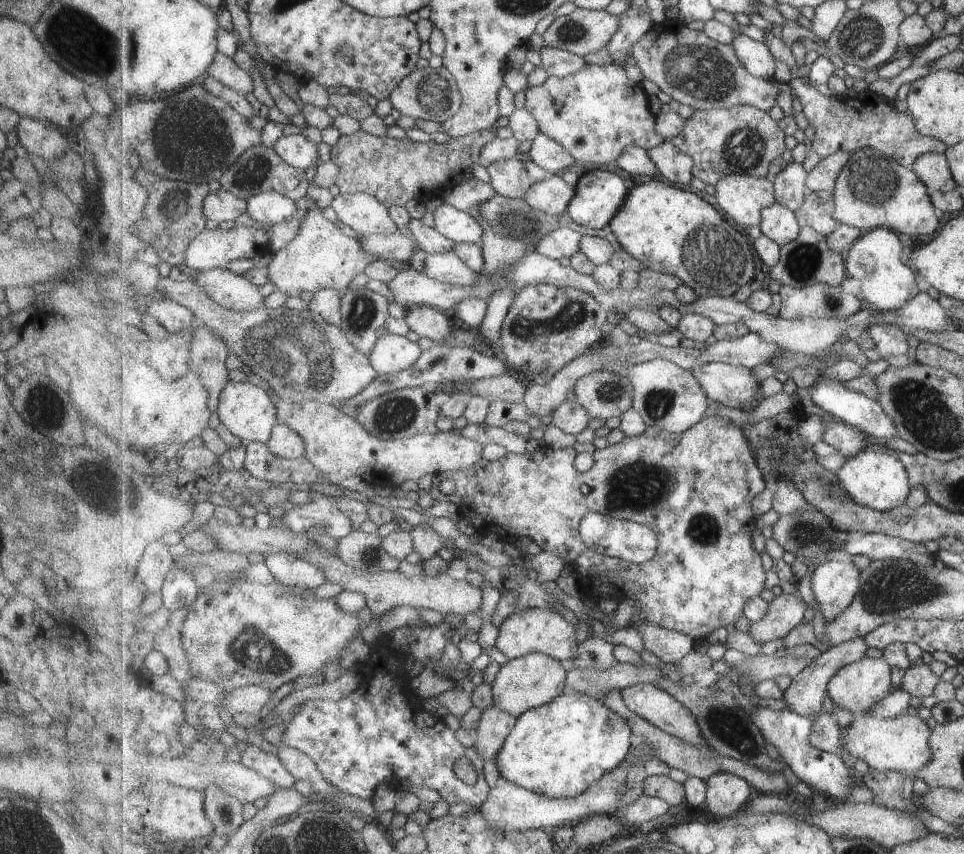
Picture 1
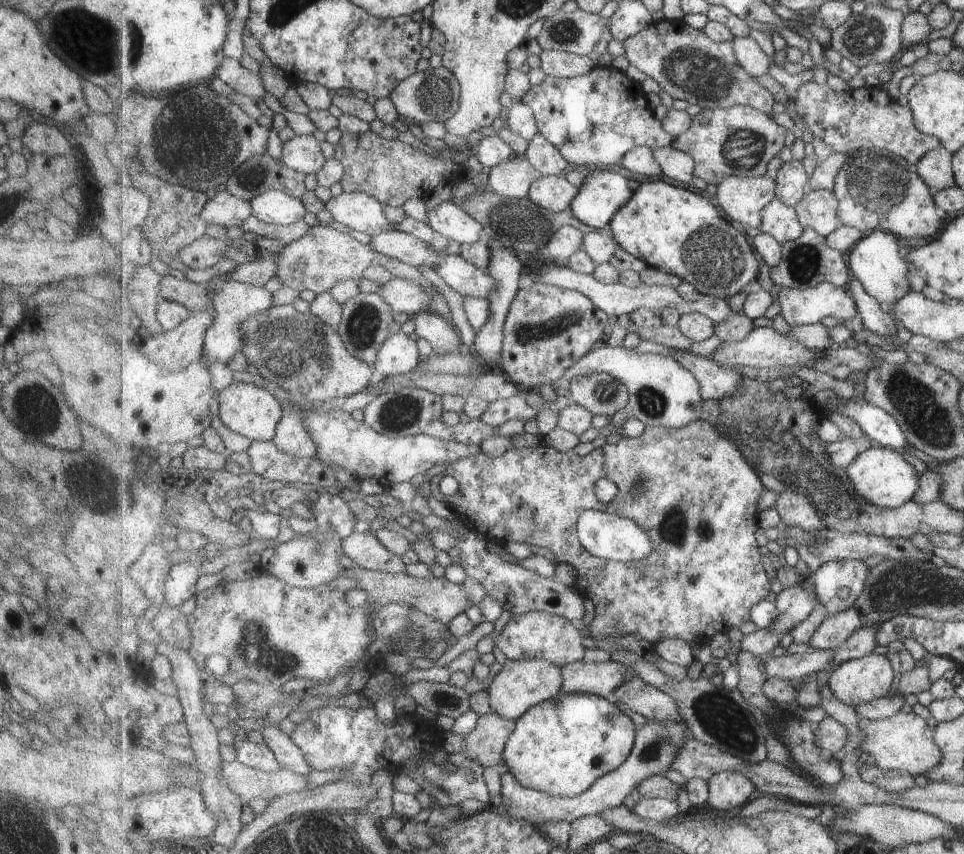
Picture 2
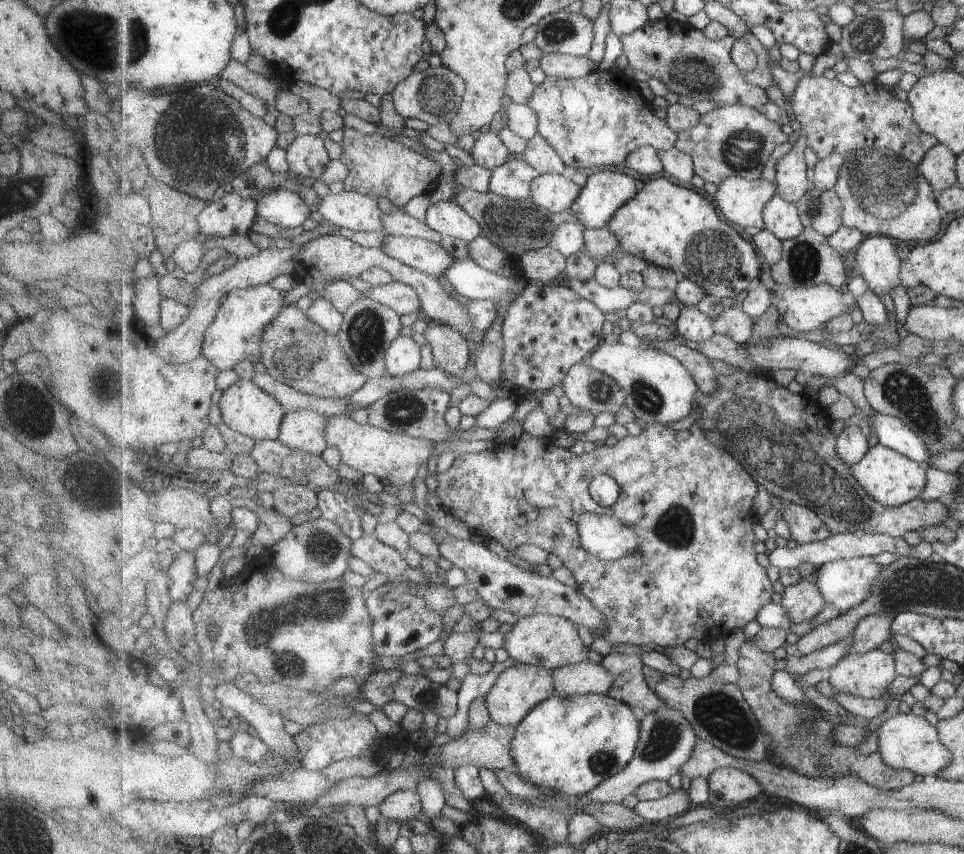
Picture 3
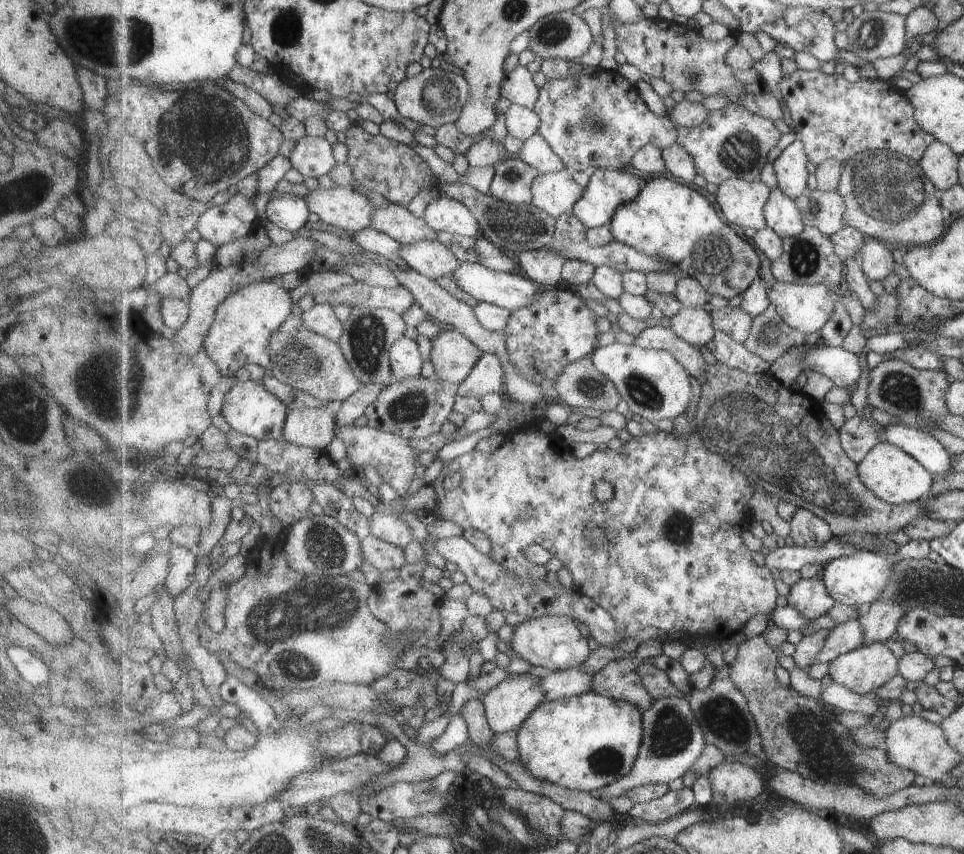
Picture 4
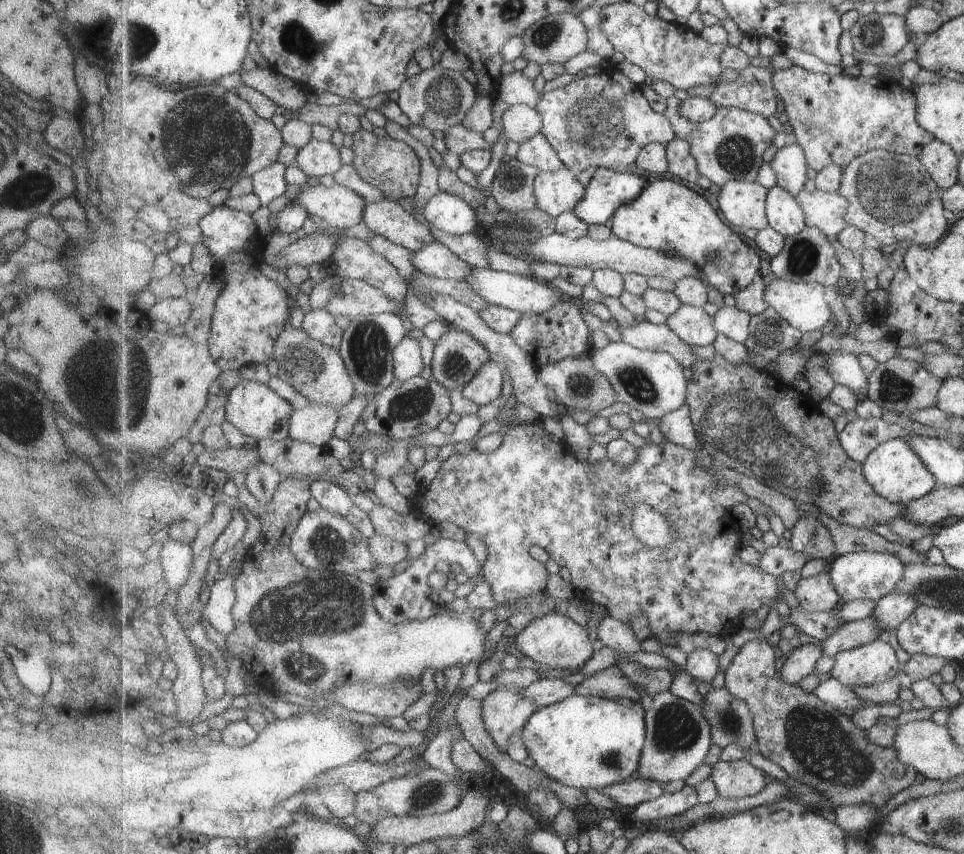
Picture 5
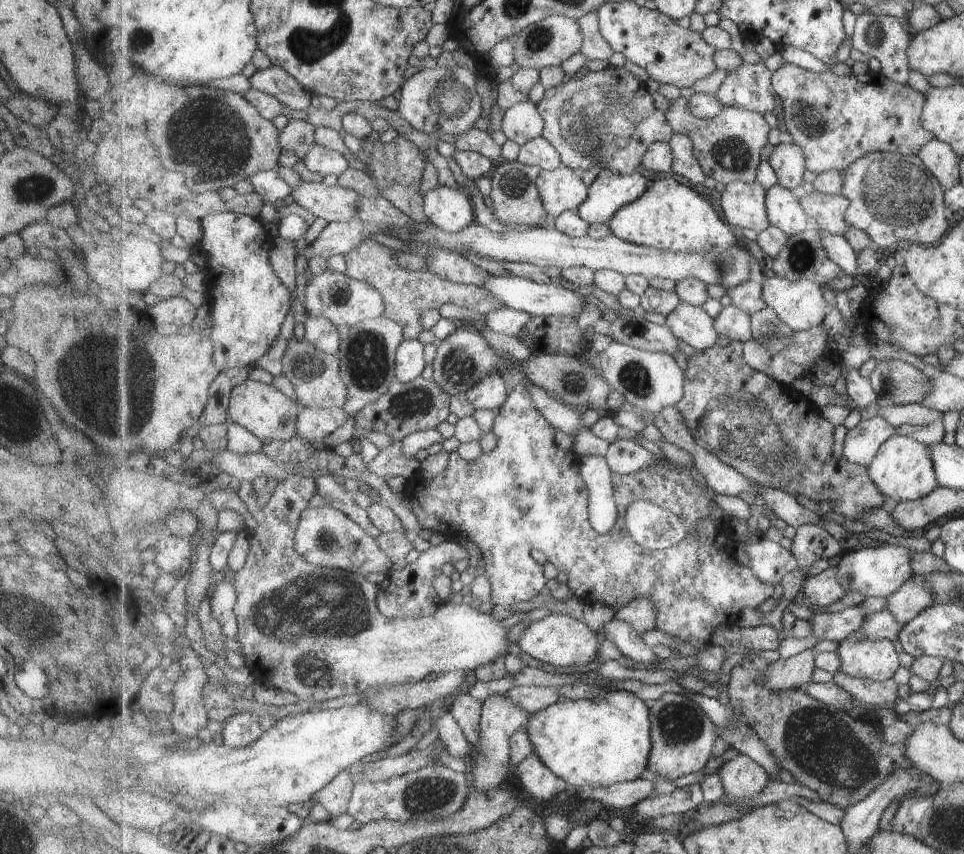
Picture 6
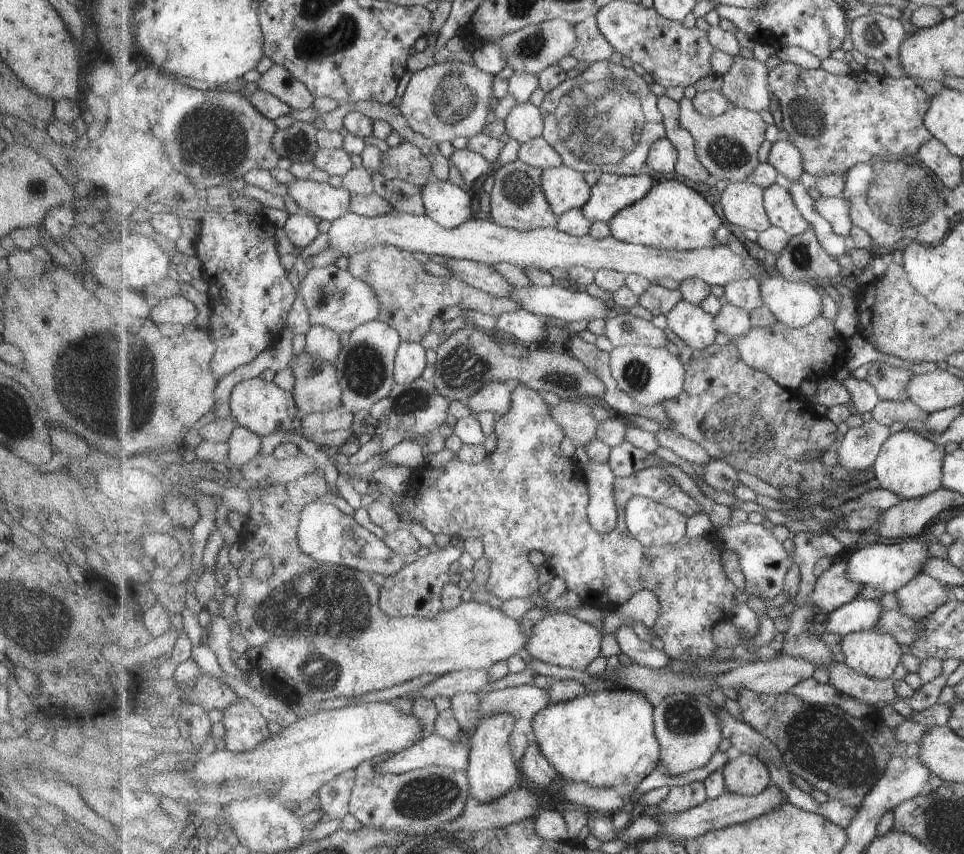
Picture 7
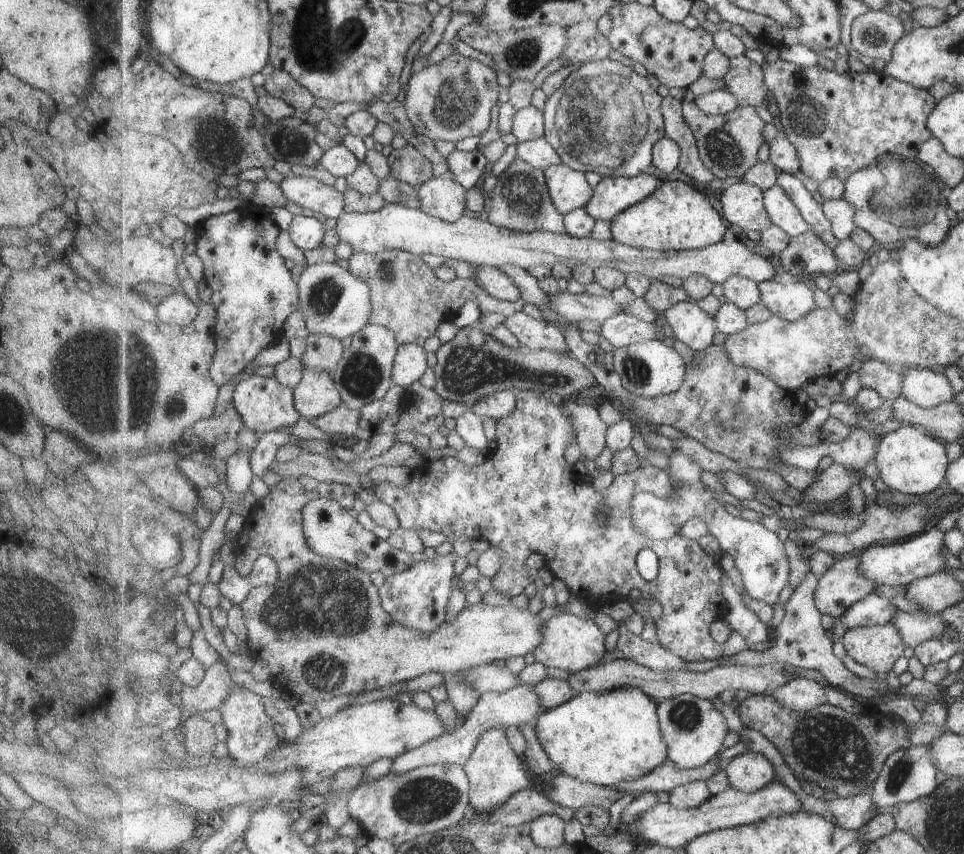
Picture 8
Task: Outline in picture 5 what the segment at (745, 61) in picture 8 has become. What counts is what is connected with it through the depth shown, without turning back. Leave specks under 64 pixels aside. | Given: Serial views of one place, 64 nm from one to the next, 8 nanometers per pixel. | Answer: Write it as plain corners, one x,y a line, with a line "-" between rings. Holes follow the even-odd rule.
752,65
747,66
745,70
741,70
738,79
732,81
721,81
719,86
714,90
708,98
717,108
723,107
739,107
757,114
762,114
765,118
776,116
777,99
780,98
776,88
774,87
773,74
765,68
758,68

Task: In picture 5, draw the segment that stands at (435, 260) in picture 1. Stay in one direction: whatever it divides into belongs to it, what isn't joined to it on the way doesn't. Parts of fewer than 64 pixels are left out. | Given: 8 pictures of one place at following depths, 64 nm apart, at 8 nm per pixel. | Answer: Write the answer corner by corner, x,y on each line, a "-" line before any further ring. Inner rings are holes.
473,268
473,274
465,282
469,282
471,288
489,300
492,305
499,305
522,313
533,312
533,314
541,314
541,312
547,312
559,300
567,297
551,284
539,282
539,280
535,280
533,277
496,271
489,268

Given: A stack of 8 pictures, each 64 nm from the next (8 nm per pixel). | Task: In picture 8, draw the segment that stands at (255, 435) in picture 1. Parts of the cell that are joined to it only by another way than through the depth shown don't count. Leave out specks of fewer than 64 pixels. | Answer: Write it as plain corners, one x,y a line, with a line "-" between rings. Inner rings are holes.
253,375
244,379
235,385
232,401
245,426
258,433
271,430
292,431
302,417
295,404
294,388
283,386
283,383
275,380
274,376
267,378

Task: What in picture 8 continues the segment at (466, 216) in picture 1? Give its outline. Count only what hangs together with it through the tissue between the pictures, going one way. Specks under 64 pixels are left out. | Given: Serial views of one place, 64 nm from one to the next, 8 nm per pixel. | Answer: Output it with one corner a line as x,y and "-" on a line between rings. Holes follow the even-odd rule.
448,175
433,177
420,186
421,210
443,222
457,222
461,216
470,215
465,207
465,191
462,184

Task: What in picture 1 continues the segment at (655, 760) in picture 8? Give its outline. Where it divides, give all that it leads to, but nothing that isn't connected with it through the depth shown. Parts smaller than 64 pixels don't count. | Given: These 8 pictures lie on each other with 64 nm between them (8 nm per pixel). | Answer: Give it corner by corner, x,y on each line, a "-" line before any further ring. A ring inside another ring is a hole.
575,691
562,694
545,706
532,708
519,715
497,758
496,768
500,778
541,796
552,799
578,797
595,781
621,766
635,740
630,722
626,718
607,708
602,699

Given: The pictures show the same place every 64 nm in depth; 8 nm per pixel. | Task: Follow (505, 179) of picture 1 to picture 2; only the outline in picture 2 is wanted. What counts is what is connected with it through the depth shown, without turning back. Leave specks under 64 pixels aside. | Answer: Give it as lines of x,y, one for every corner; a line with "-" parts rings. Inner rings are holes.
524,155
503,162
487,171
488,189
502,197
527,199
534,182
543,174

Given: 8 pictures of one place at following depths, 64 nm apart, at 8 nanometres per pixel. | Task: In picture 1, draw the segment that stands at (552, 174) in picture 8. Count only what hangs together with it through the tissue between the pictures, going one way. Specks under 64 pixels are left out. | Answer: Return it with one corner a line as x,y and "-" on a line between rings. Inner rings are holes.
551,176
537,182
527,190
523,200
533,208
549,216
563,216
567,213
571,200
575,198
576,186
567,184
561,176

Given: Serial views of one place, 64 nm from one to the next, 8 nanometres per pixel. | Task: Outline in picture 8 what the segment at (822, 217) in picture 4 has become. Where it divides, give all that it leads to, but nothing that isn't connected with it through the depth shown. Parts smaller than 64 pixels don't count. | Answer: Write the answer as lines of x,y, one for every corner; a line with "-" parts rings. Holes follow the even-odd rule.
845,198
825,200
822,204
825,216
832,222
832,231
839,240
851,238
853,231
858,227
855,224
854,204
849,204

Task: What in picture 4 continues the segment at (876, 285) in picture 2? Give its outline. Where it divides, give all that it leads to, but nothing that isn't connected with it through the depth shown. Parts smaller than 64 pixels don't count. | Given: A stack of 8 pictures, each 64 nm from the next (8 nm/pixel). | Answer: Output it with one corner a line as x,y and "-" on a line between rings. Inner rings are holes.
869,238
865,246
860,250
862,269
870,281
882,282
886,276
895,274
893,265
893,246
874,238

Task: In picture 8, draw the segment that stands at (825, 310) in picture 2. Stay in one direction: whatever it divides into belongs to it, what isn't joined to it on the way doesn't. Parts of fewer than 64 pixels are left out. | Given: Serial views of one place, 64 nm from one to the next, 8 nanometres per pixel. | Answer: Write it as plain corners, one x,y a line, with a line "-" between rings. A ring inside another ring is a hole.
767,280
759,283
762,301
771,310
772,314
788,320
797,322
805,320
807,314
811,314
815,304
814,289
805,284
805,280
797,280
793,284
783,285
775,280

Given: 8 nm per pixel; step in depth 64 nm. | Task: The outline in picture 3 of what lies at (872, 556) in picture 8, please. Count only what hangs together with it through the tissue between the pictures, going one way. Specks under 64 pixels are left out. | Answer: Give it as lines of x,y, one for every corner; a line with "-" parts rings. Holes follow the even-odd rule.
872,557
843,559
819,567
814,579
825,600
845,613
869,598
883,568

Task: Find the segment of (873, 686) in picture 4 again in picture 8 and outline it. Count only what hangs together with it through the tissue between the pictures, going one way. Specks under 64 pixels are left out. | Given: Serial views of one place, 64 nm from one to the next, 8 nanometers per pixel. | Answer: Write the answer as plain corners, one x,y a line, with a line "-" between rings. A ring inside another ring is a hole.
888,622
852,628
845,632
841,642
855,662
867,666
878,677
885,677
907,650
899,628

